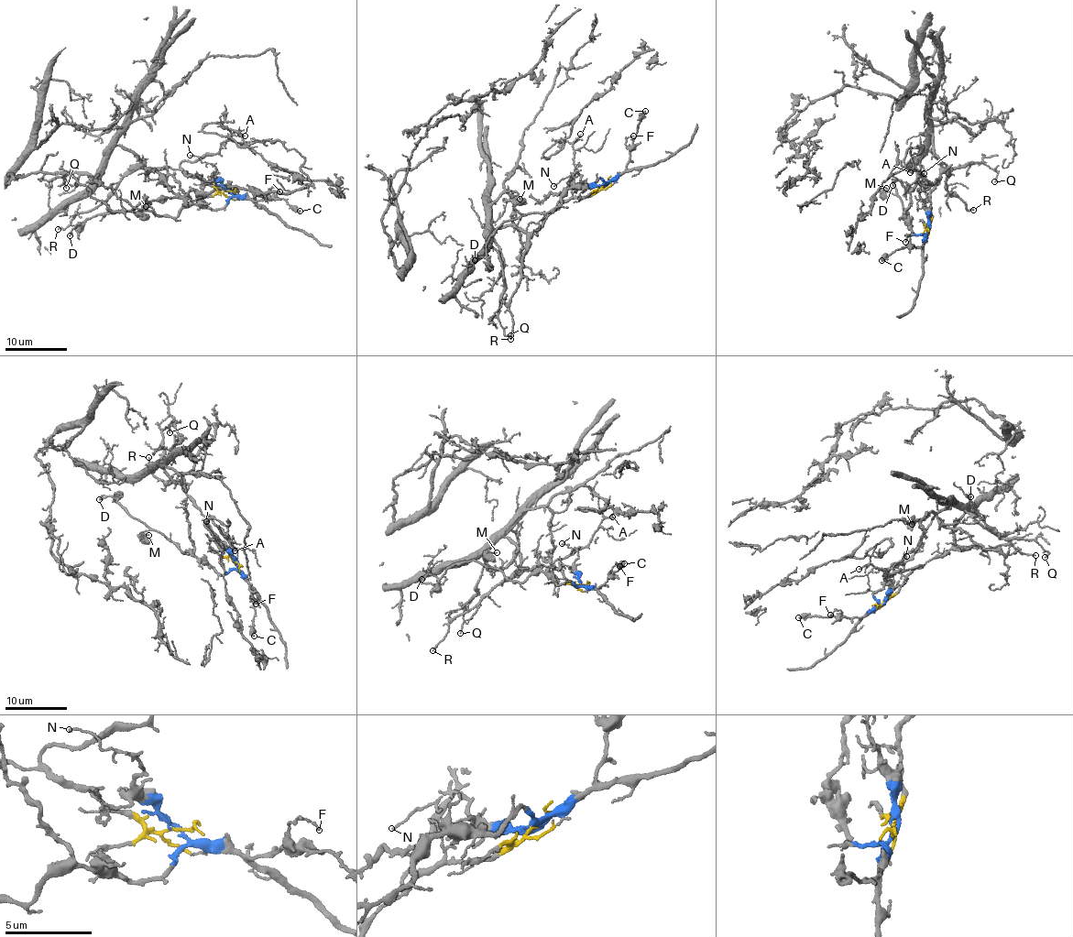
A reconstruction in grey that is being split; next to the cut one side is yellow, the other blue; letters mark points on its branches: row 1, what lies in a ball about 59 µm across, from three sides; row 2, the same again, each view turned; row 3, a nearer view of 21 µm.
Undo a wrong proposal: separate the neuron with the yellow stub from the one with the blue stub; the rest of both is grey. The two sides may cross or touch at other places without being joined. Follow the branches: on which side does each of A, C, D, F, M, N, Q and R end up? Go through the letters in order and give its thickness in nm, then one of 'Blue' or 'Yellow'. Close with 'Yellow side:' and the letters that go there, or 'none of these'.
A: Thickness 180 nm. Yellow
C: Thickness 360 nm. Blue
D: Thickness 160 nm. Blue
F: Thickness 120 nm. Blue
M: Thickness 100 nm. Blue
N: Thickness 110 nm. Blue
Q: Thickness 130 nm. Yellow
R: Thickness 160 nm. Yellow
Yellow side: A, Q, R

